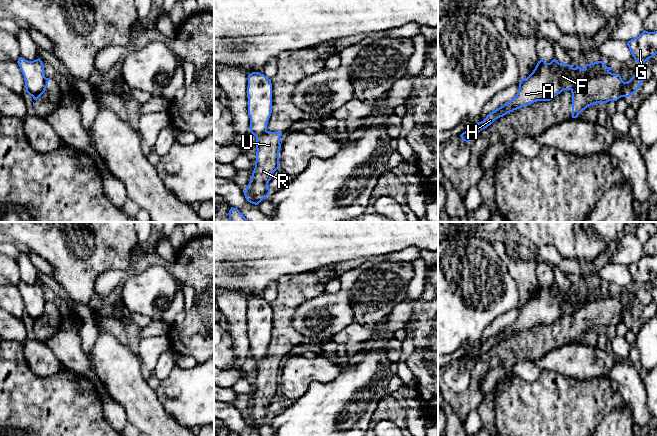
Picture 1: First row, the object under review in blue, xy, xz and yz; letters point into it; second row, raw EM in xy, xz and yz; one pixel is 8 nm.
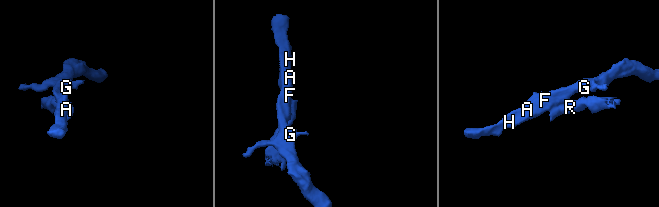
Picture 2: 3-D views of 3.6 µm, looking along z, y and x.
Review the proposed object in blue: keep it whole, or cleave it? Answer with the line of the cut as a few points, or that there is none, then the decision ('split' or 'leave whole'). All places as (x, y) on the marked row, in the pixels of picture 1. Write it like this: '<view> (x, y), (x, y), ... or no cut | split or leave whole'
yz (608, 71), (599, 76), (582, 79), (570, 89) | split

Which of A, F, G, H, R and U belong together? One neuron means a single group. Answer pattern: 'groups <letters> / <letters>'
groups A F G H / R U

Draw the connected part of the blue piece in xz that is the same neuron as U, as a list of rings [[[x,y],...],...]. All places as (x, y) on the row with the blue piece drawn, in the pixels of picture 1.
[[[269,132],[256,140],[256,162],[251,181],[244,191],[248,202],[258,205],[270,193],[268,186],[273,173],[279,169],[282,132]]]

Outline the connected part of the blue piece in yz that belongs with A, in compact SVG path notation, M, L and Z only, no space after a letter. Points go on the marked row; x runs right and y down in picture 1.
M556 59L550 63L538 61L533 72L519 83L516 96L495 111L490 112L486 118L471 126L460 137L470 142L474 134L490 126L496 119L507 113L528 106L537 101L549 101L564 90L571 90L573 86L585 79L600 77L611 70L602 61L586 64L584 69L578 65L573 68L569 64L561 64Z

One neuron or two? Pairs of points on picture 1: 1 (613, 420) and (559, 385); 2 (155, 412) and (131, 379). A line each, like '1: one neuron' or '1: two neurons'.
1: two neurons
2: one neuron

